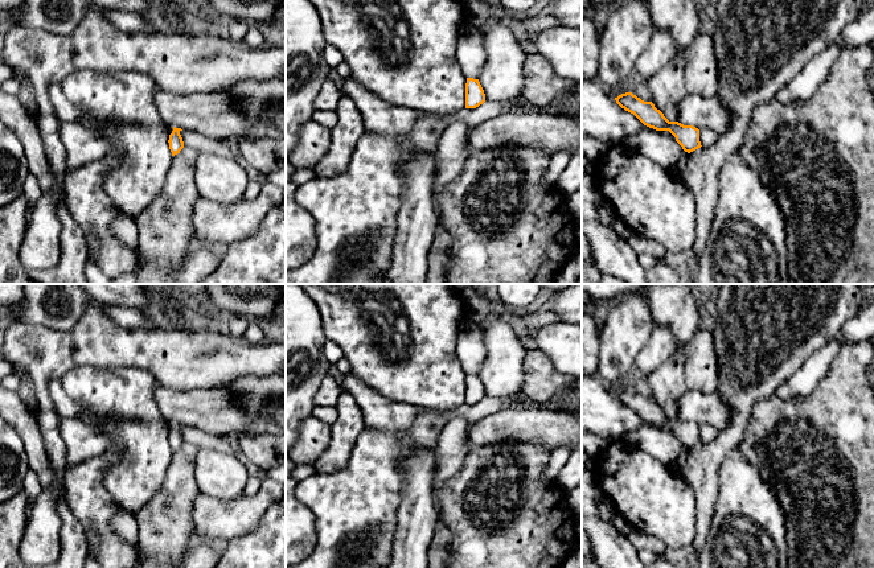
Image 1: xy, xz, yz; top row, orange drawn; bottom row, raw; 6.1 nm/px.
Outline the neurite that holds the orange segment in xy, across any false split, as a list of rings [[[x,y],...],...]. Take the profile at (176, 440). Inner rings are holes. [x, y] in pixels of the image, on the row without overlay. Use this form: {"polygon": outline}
{"polygon": [[[173,423],[173,427],[172,429],[169,431],[169,445],[172,448],[172,452],[180,449],[180,446],[184,444],[184,437],[182,437],[182,433],[180,431],[182,425],[181,424],[175,424]]]}

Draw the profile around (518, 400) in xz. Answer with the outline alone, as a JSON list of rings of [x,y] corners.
[[[522,394],[512,395],[505,398],[509,408],[536,408],[541,407],[539,403],[526,399]]]

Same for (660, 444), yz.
[[[644,424],[637,429],[625,432],[623,440],[636,445],[670,470],[681,474],[688,458],[688,448],[670,432],[662,431],[656,425]]]

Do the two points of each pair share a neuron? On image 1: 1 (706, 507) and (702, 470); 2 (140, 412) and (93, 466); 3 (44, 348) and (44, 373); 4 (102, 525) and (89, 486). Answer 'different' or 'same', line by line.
1: same
2: different
3: same
4: same

